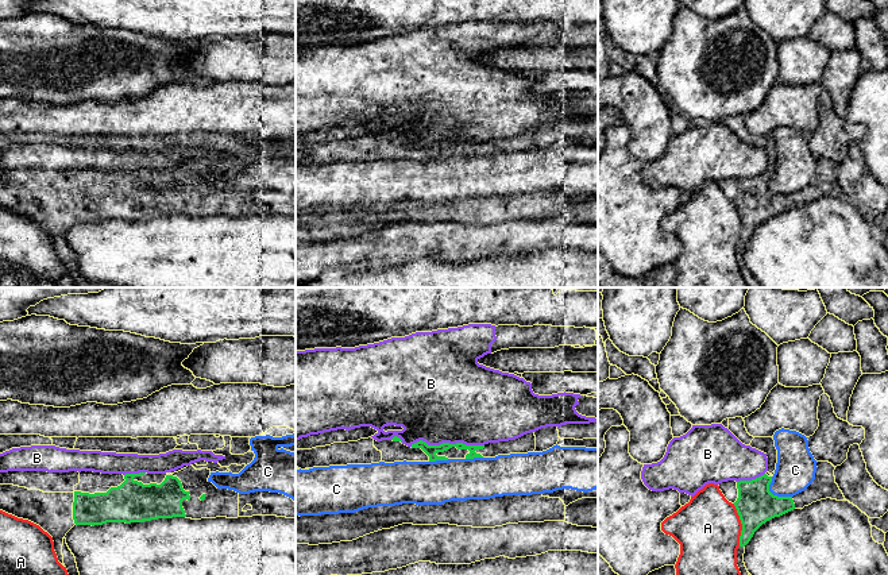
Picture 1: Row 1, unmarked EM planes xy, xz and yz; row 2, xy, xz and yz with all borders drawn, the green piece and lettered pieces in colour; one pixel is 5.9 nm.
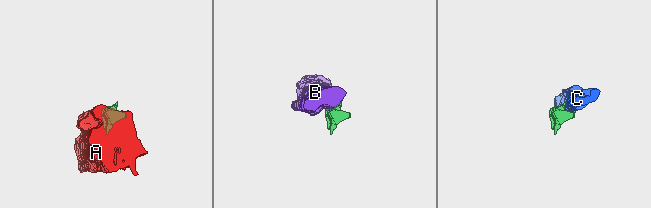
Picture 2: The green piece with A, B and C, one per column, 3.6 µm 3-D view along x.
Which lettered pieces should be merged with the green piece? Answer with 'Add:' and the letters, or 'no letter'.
Add: C

